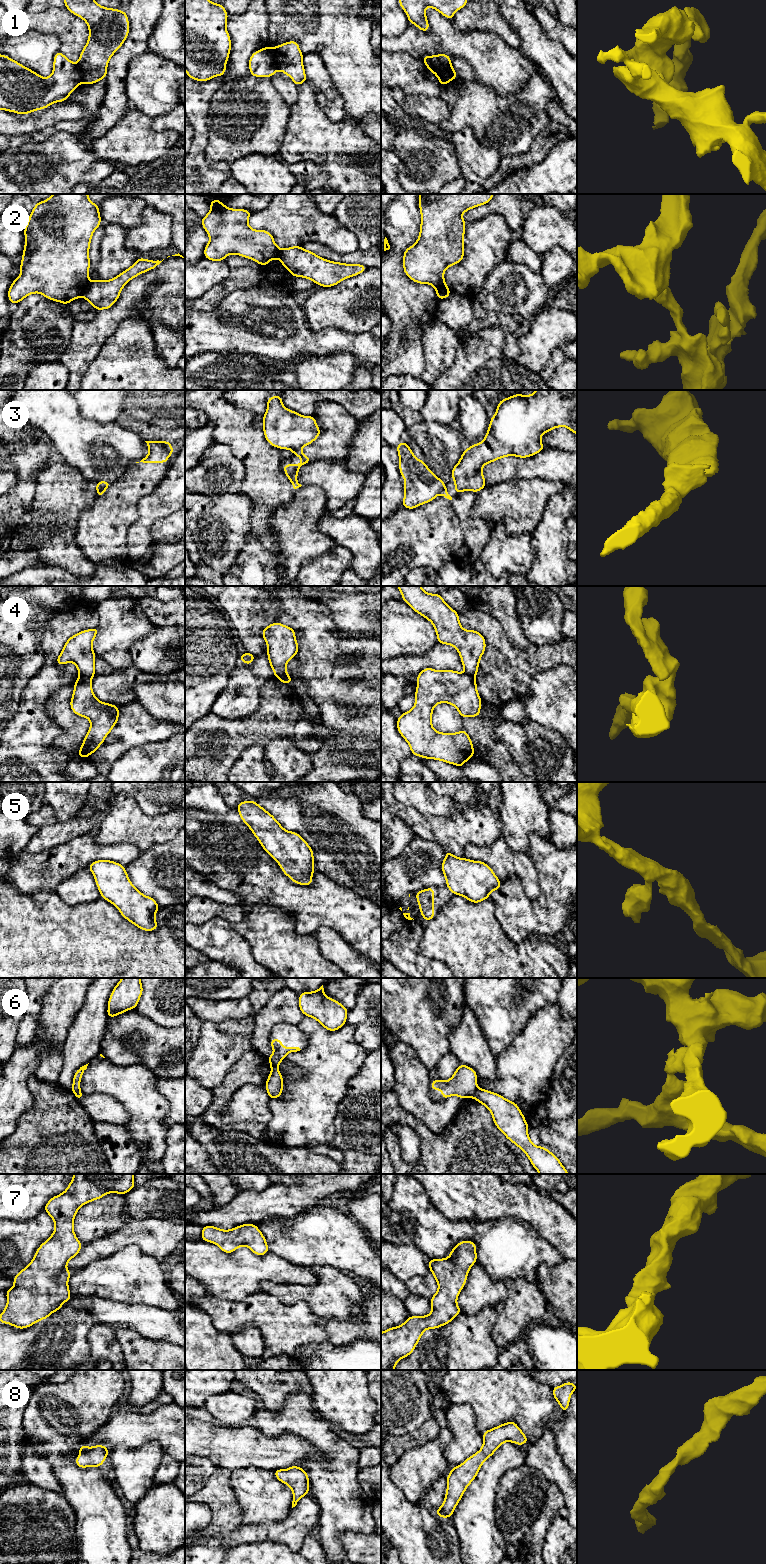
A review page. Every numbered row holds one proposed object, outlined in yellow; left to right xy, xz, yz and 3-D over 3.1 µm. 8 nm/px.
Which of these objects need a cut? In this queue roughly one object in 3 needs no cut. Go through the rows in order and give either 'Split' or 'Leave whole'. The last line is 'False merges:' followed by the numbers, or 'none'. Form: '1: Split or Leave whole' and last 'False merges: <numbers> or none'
1: Split
2: Split
3: Split
4: Split
5: Leave whole
6: Split
7: Leave whole
8: Leave whole
False merges: 1, 2, 3, 4, 6

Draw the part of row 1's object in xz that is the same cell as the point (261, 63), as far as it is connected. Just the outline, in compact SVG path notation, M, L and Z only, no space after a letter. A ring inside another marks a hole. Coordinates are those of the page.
M265 46L254 52L249 59L249 70L254 77L272 77L278 70L273 49Z

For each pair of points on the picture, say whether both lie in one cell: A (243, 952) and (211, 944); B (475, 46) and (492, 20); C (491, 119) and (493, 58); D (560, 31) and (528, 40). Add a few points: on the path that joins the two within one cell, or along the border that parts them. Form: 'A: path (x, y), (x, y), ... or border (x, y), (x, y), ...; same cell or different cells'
A: path (235, 951), (219, 944); same cell
B: border (475, 28), (493, 31), (505, 43); different cells
C: border (474, 81), (487, 84), (500, 95), (515, 93); different cells
D: border (534, 15), (545, 34), (558, 42), (565, 50); different cells

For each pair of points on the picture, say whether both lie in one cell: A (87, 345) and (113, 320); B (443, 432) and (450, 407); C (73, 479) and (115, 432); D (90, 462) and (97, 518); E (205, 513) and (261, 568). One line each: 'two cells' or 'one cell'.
A: one cell
B: two cells
C: two cells
D: two cells
E: two cells

